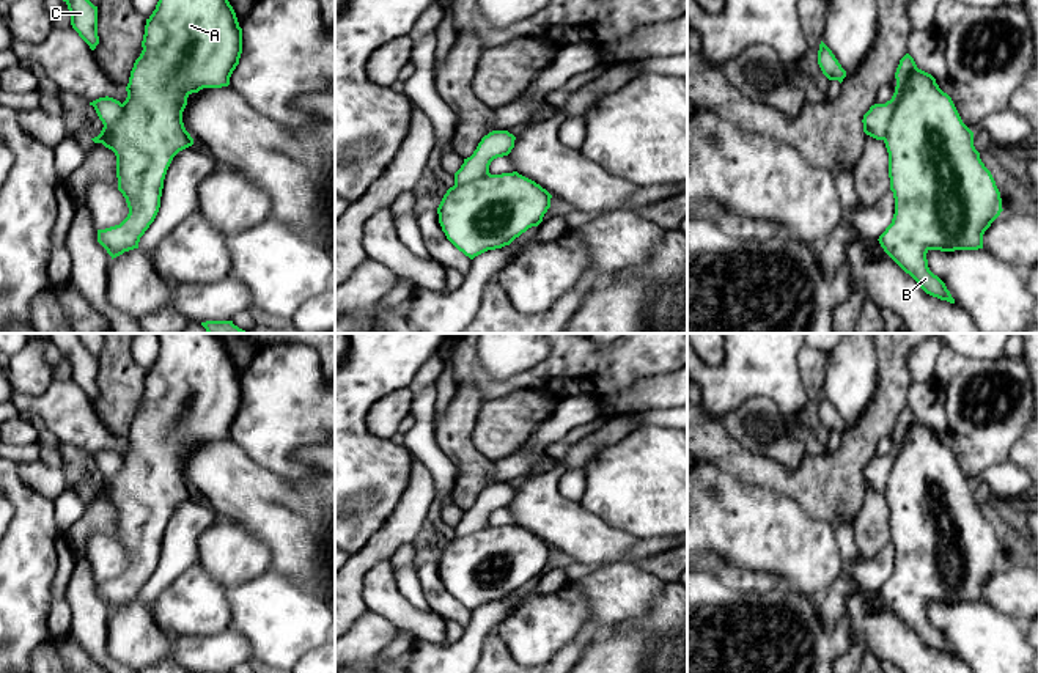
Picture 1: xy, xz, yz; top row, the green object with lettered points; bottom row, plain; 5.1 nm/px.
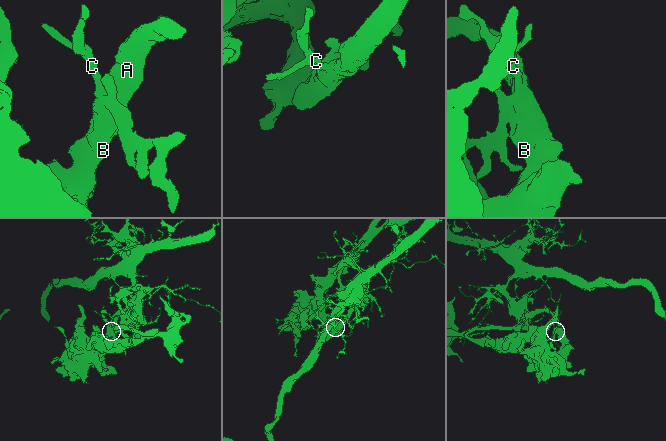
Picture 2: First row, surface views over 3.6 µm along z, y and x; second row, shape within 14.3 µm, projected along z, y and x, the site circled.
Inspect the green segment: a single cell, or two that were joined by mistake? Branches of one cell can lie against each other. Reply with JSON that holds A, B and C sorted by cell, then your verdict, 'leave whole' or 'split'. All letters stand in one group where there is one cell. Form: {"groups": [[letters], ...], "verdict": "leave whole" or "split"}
{"groups": [["A", "B"], ["C"]], "verdict": "split"}

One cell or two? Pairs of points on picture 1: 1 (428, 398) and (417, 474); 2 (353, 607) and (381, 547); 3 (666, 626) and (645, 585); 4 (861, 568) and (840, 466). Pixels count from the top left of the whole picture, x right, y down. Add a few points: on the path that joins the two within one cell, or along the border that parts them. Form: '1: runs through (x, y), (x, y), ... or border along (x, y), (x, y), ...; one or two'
1: border along (412, 455), (431, 475), (433, 494); two
2: runs through (353, 592), (353, 574), (365, 562); one
3: border along (664, 584), (659, 595), (642, 614), (622, 620); two
4: border along (851, 521), (840, 518), (832, 525); two

